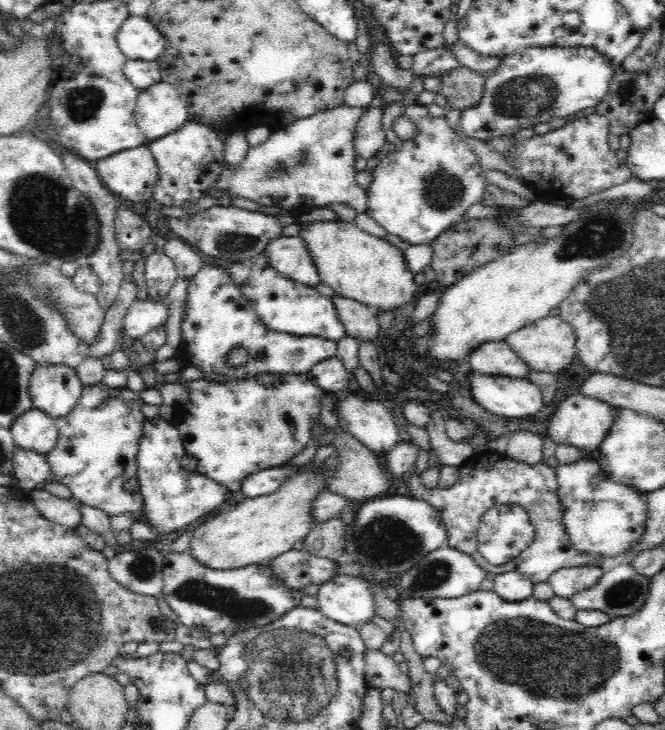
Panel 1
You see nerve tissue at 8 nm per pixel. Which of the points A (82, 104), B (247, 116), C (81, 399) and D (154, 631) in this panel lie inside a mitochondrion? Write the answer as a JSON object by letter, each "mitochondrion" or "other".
{"A":"mitochondrion","B":"other","C":"other","D":"other"}

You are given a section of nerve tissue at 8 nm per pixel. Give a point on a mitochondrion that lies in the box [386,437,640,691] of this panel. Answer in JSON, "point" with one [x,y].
{"point":[433,573]}

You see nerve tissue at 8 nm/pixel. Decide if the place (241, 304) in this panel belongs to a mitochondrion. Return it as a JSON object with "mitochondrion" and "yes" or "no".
{"mitochondrion":"no"}

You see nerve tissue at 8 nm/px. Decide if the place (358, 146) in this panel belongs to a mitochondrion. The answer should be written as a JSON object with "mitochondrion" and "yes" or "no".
{"mitochondrion":"no"}

